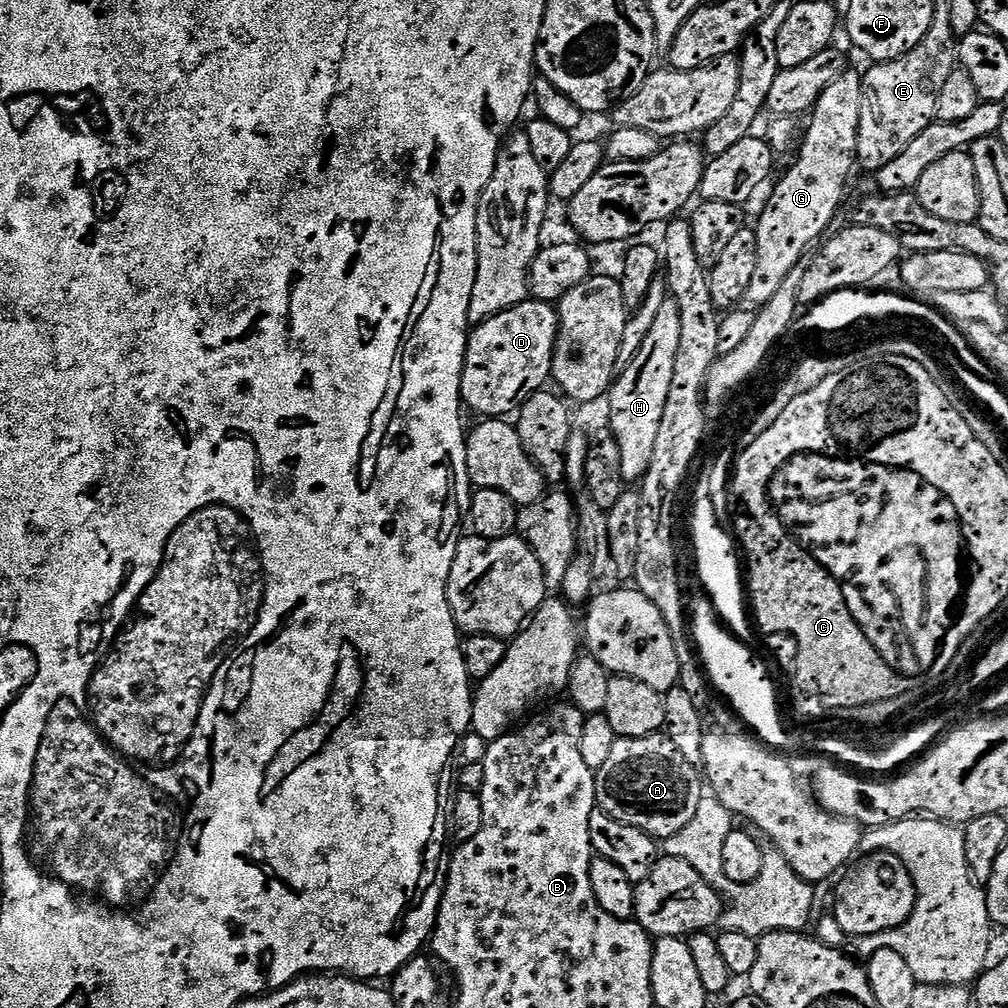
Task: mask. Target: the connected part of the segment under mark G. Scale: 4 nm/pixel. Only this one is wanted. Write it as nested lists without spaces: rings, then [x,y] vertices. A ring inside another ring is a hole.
[[[849,68],[840,79],[830,85],[813,107],[810,124],[805,127],[798,162],[785,174],[775,188],[756,224],[758,235],[756,274],[747,292],[747,301],[763,306],[778,292],[781,282],[802,261],[806,250],[829,228],[846,192],[846,182],[855,167],[858,148],[858,132],[865,115],[862,112],[863,76]]]

